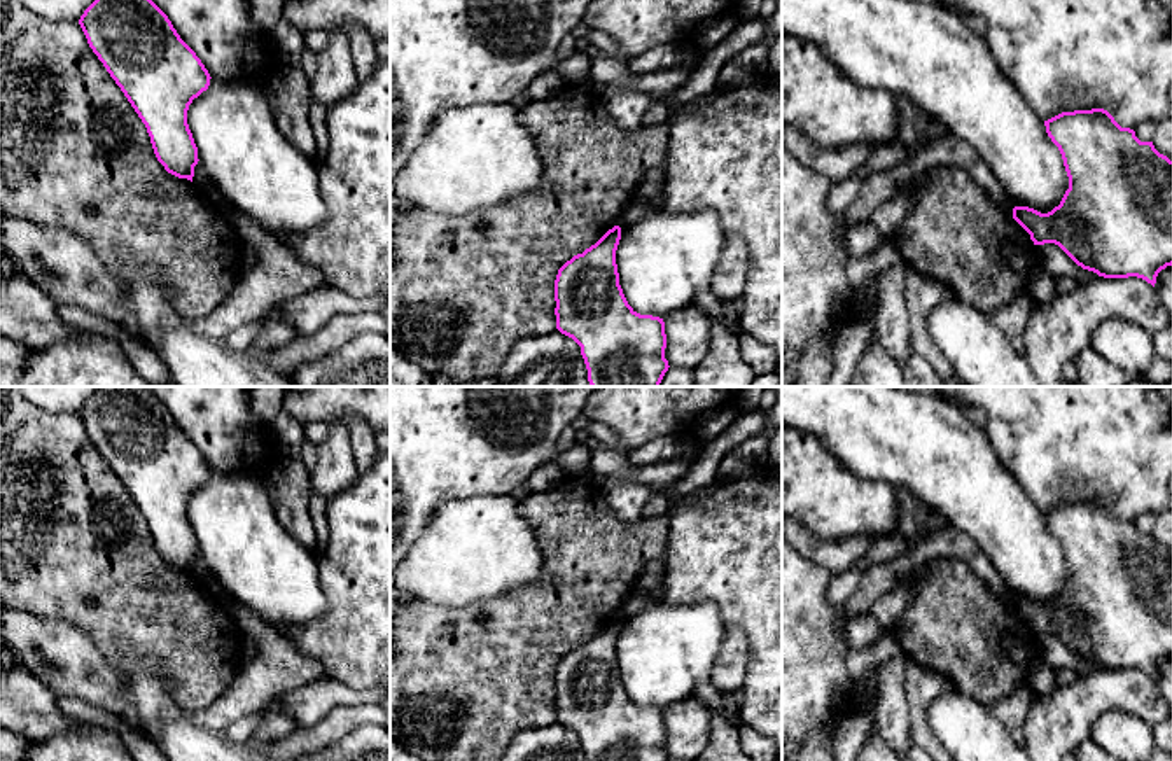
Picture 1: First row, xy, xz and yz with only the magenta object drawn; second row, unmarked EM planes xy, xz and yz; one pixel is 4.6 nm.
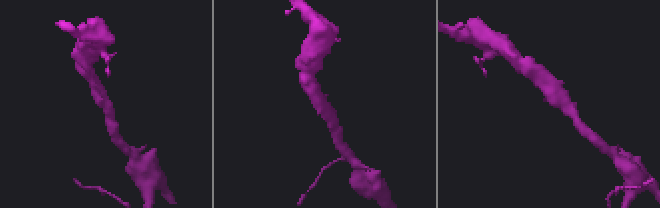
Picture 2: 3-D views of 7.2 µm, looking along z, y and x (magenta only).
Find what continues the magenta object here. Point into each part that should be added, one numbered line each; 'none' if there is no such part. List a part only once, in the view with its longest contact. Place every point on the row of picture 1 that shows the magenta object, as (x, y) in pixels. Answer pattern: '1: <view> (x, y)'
none

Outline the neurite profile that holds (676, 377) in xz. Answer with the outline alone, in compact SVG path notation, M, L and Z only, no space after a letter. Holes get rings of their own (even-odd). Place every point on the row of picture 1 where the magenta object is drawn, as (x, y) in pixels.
M670 366L659 387L694 387L694 373L689 367Z

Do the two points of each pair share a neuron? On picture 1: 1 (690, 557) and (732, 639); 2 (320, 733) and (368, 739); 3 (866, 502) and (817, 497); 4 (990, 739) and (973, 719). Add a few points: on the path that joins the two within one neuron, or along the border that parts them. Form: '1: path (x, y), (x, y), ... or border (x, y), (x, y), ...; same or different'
1: border (728, 625), (746, 635), (747, 663); different
2: border (371, 723), (355, 726), (334, 742); different
3: path (854, 502), (830, 501); same
4: path (985, 733), (976, 725); same

